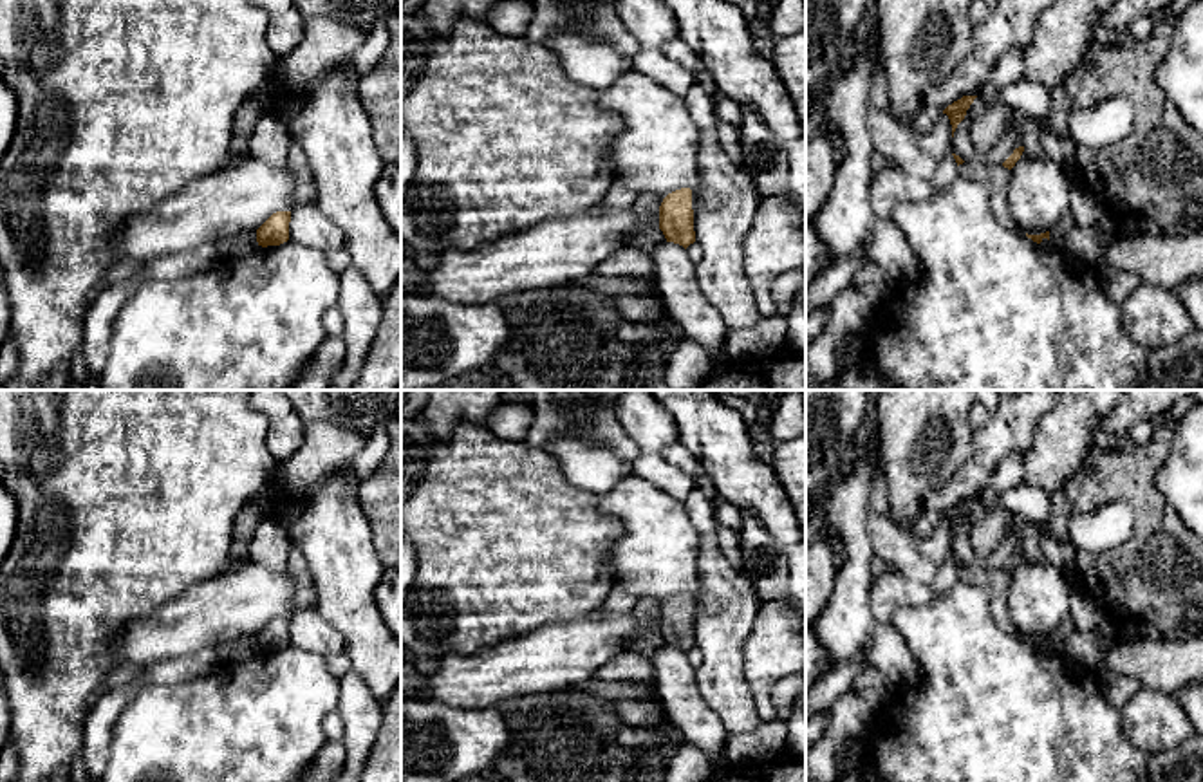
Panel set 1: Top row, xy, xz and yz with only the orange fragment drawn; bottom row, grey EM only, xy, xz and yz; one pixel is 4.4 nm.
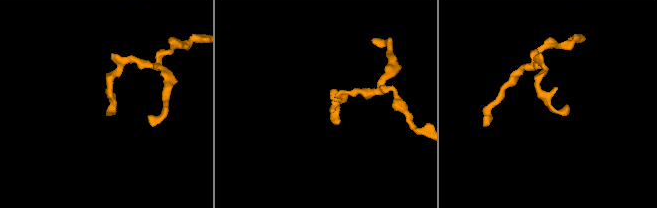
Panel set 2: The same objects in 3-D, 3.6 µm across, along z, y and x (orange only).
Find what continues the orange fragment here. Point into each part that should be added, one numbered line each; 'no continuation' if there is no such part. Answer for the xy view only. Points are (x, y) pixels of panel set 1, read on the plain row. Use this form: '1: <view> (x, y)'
no continuation

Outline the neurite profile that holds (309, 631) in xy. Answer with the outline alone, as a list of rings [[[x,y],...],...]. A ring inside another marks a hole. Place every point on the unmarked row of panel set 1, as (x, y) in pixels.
[[[314,607],[298,609],[291,616],[289,643],[312,654],[343,654],[343,636],[327,623]]]

